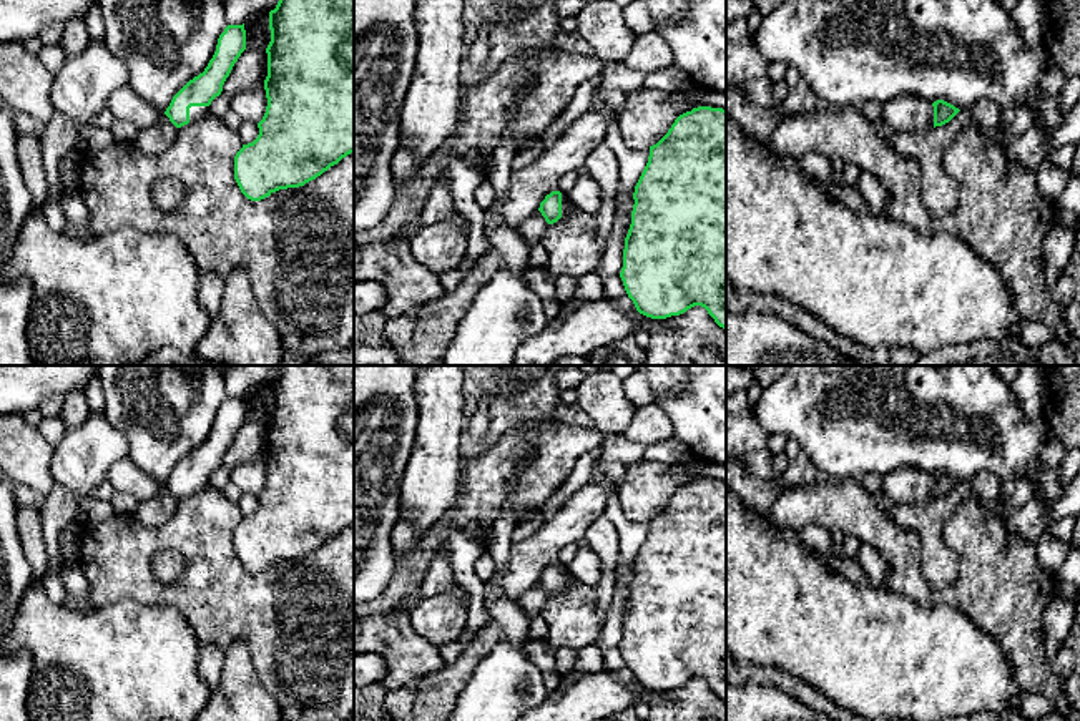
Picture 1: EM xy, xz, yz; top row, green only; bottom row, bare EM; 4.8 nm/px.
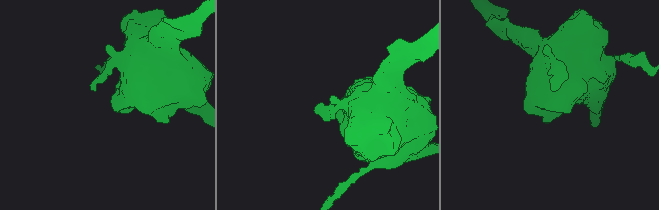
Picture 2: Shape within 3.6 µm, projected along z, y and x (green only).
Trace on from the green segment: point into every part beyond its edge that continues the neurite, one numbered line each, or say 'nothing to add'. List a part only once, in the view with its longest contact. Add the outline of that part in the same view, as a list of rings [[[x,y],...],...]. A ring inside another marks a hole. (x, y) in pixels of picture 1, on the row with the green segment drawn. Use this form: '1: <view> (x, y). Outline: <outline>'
1: xy (195, 112). Outline: [[[191,106],[189,108],[189,123],[199,120],[208,113],[209,106]]]

